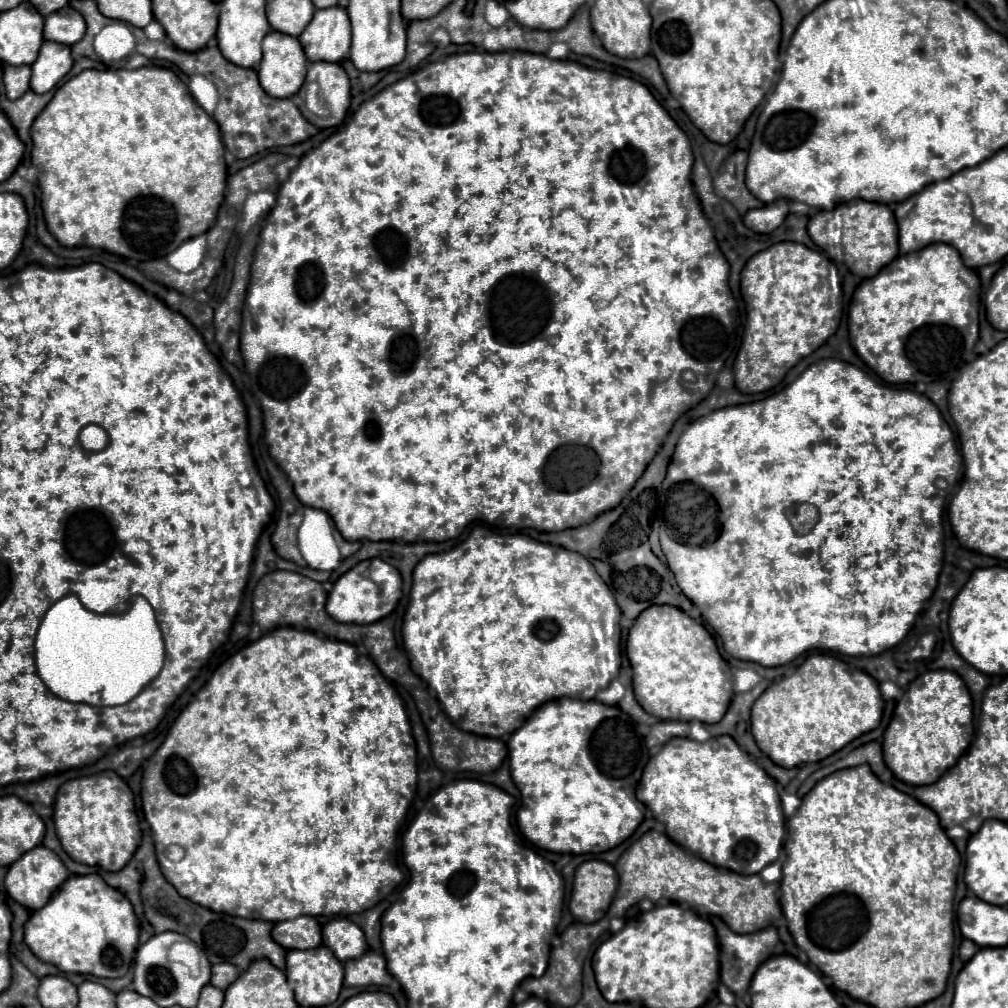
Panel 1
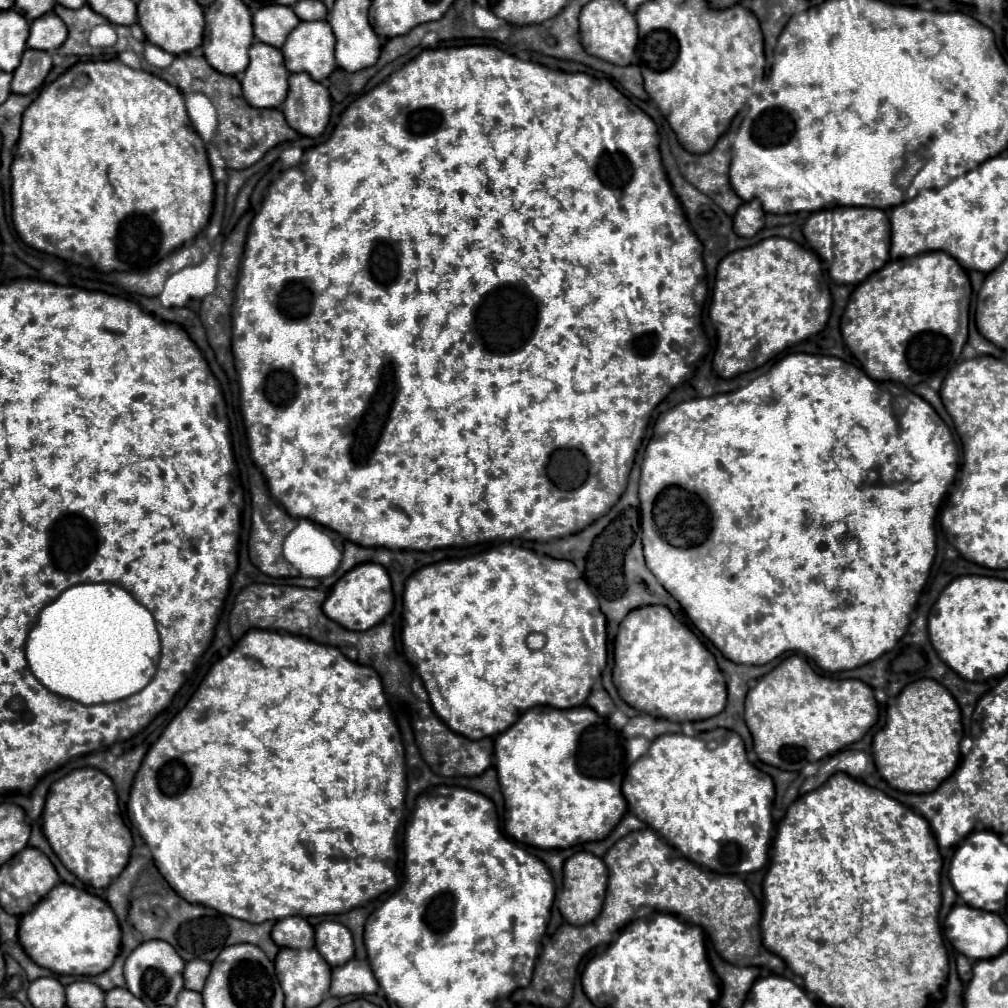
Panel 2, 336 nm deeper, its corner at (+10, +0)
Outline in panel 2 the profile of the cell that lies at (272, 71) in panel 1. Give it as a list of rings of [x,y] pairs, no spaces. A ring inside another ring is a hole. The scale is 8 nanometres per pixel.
[[[263,42],[249,48],[249,66],[243,74],[241,88],[247,104],[253,108],[277,108],[287,96],[289,72],[283,68],[283,54]]]

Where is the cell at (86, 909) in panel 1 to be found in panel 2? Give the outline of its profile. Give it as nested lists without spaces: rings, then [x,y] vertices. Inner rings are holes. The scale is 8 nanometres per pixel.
[[[61,882],[21,918],[19,942],[35,964],[55,974],[97,976],[111,968],[119,952],[121,930],[105,900]]]

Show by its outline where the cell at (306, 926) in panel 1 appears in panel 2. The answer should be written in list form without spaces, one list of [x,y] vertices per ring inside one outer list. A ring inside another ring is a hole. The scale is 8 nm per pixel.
[[[299,916],[277,920],[271,936],[275,944],[283,948],[313,948],[315,946],[313,926],[305,918],[299,918]]]

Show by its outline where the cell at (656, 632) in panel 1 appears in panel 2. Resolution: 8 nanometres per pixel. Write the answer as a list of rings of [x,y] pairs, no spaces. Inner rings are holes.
[[[643,606],[635,612],[629,612],[615,638],[615,666],[613,666],[613,684],[619,690],[619,696],[633,708],[659,716],[671,722],[695,722],[717,716],[727,702],[725,678],[715,662],[715,656],[703,646],[703,642],[681,624],[669,608],[665,606]]]

